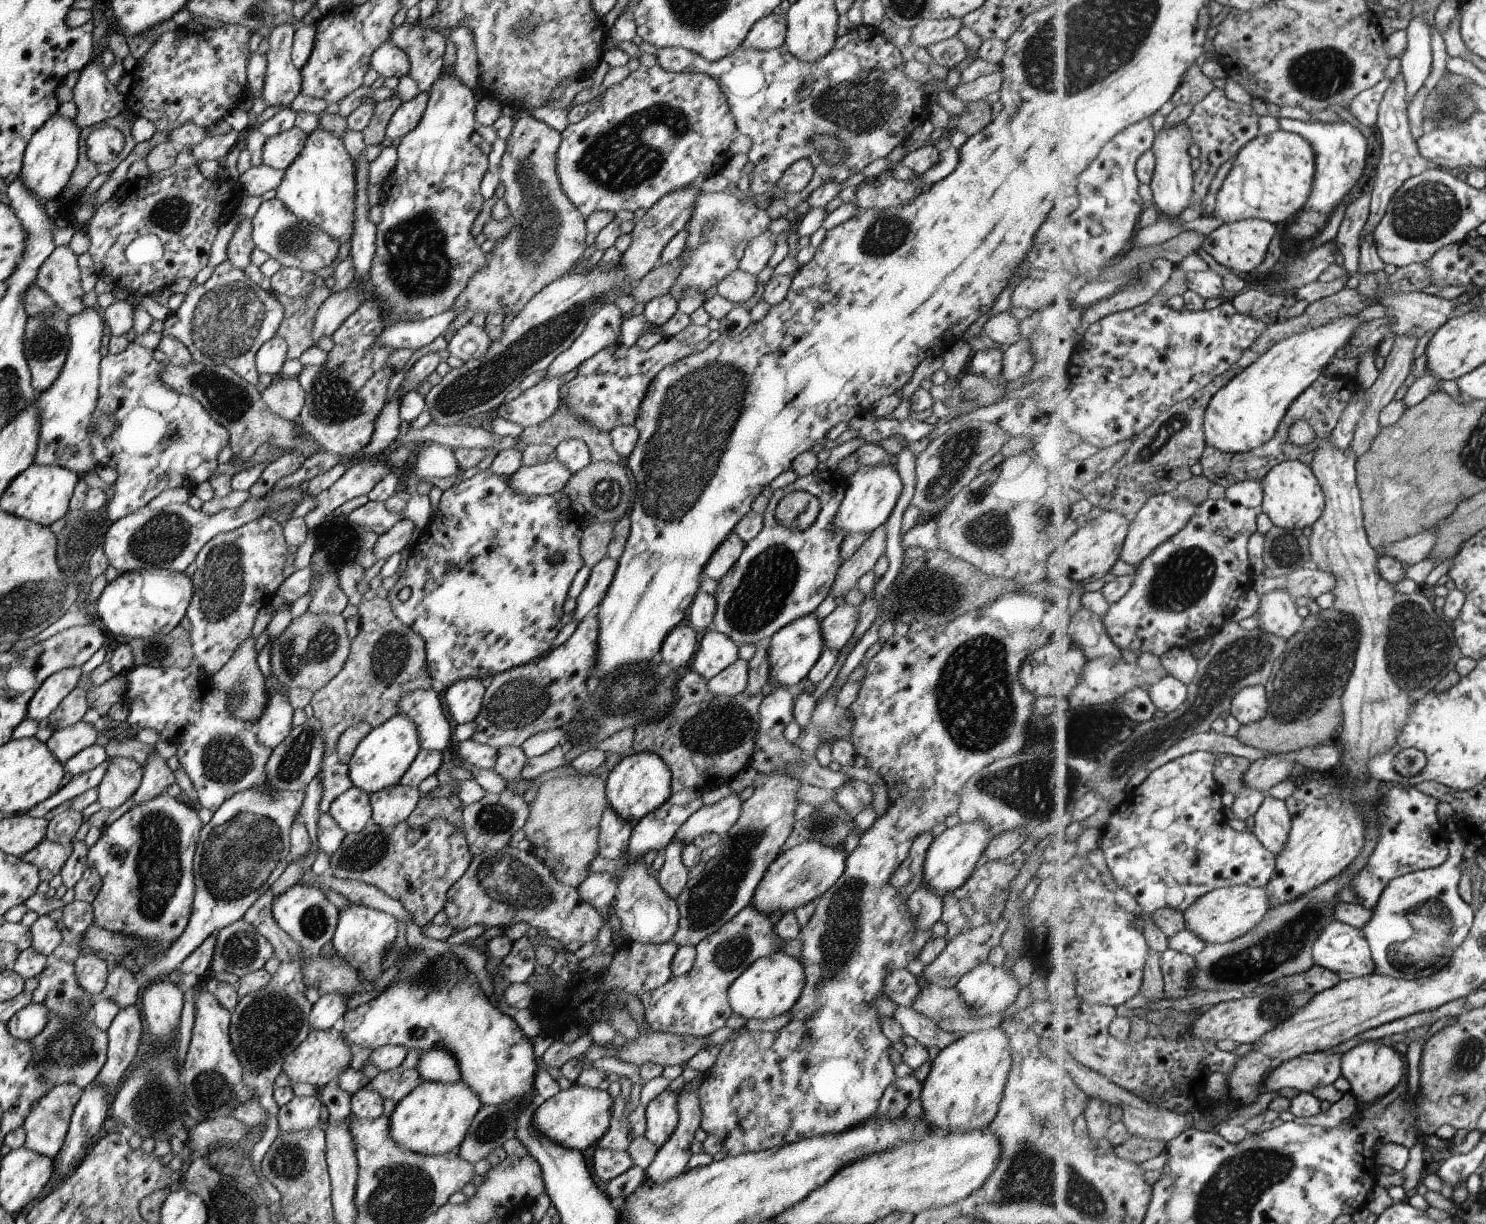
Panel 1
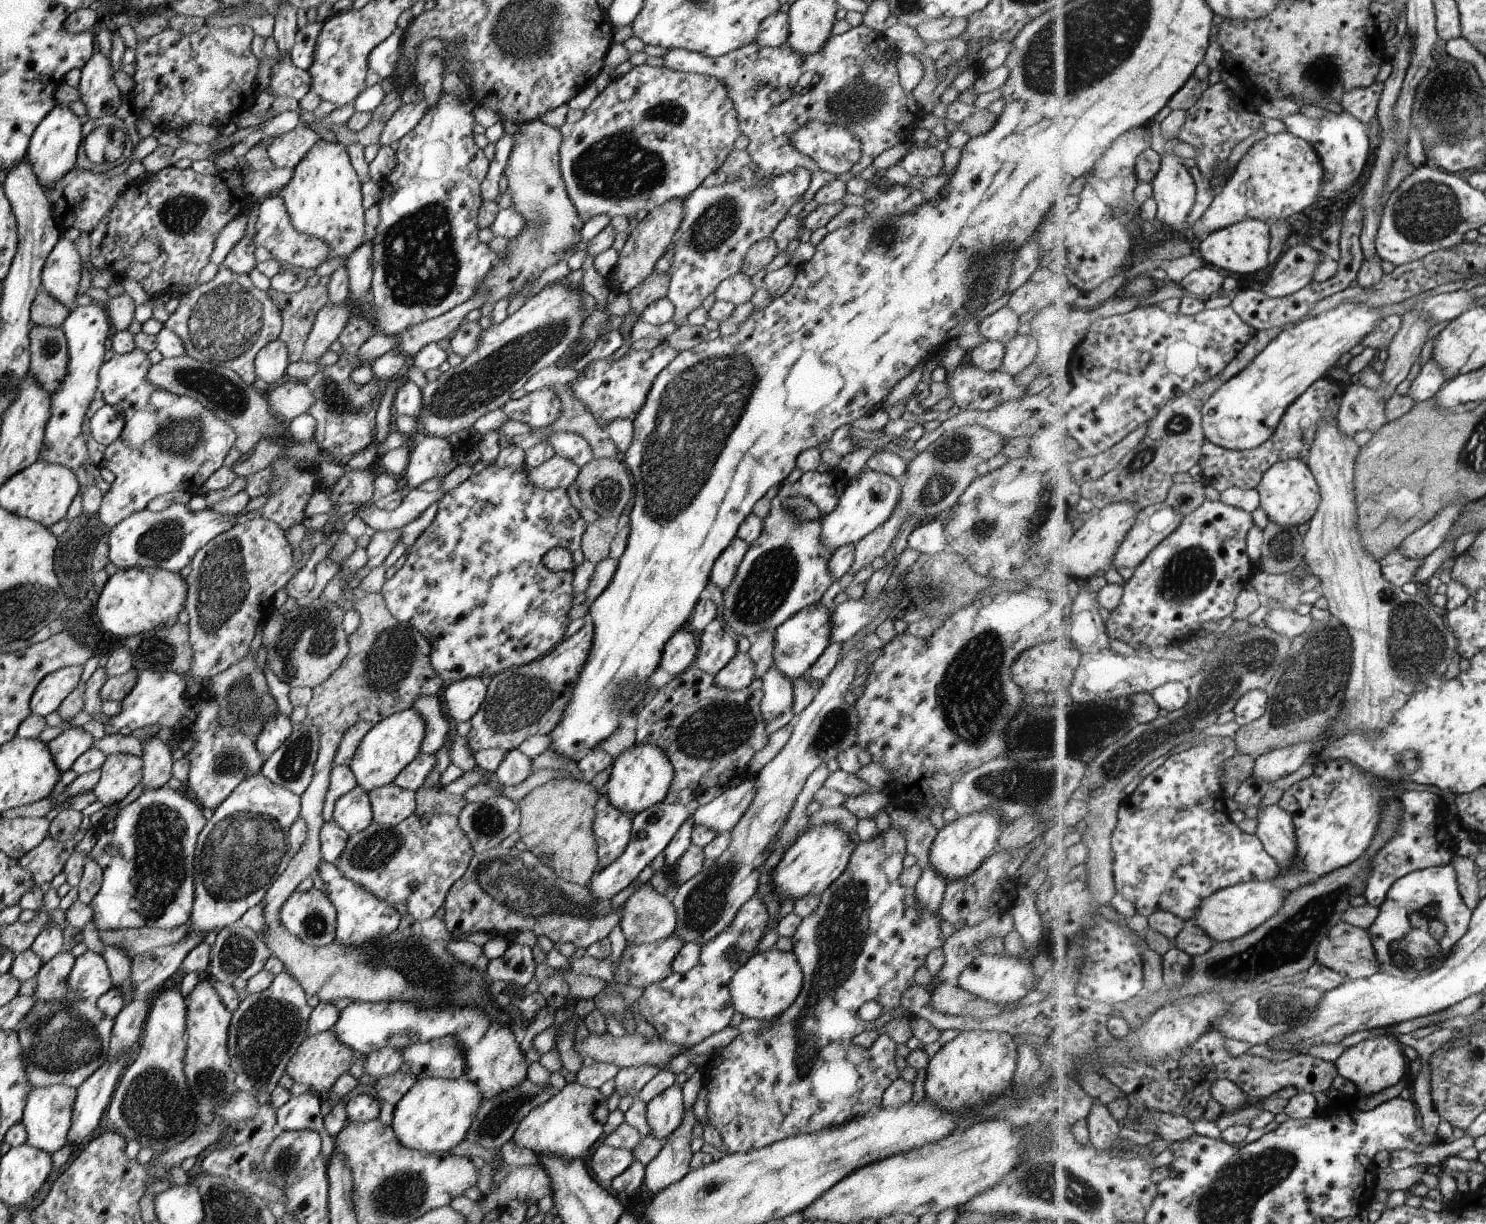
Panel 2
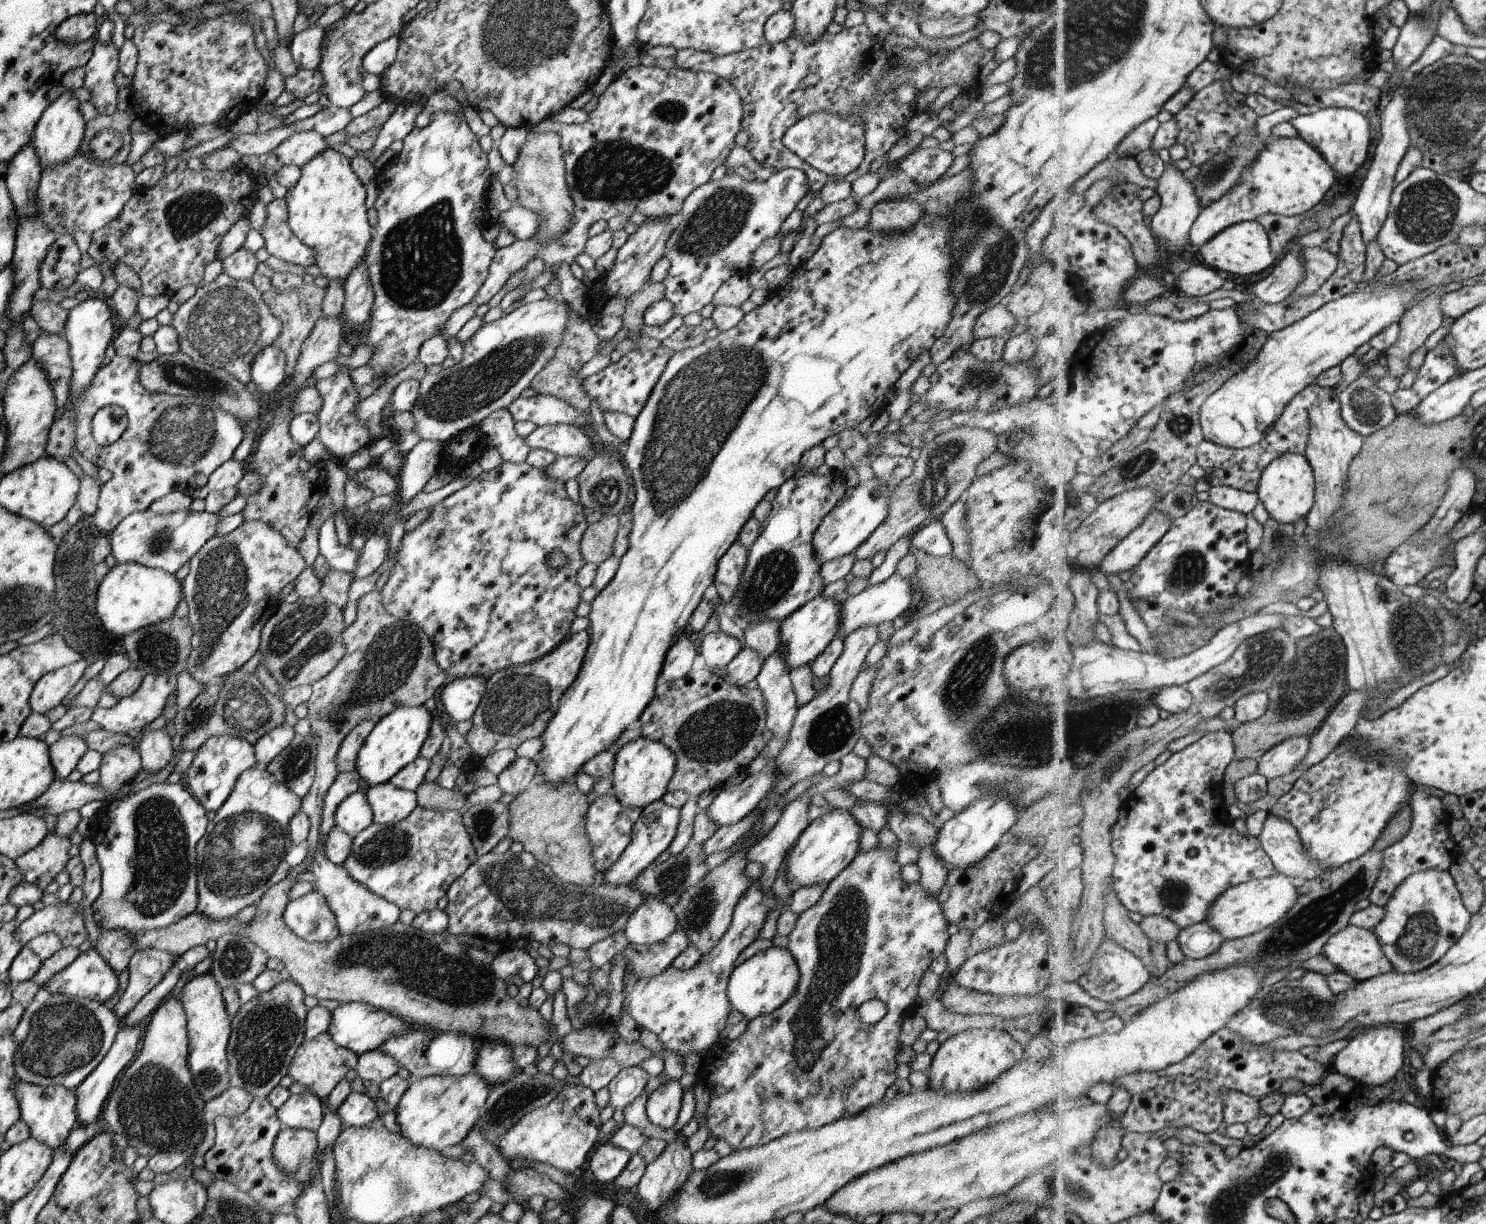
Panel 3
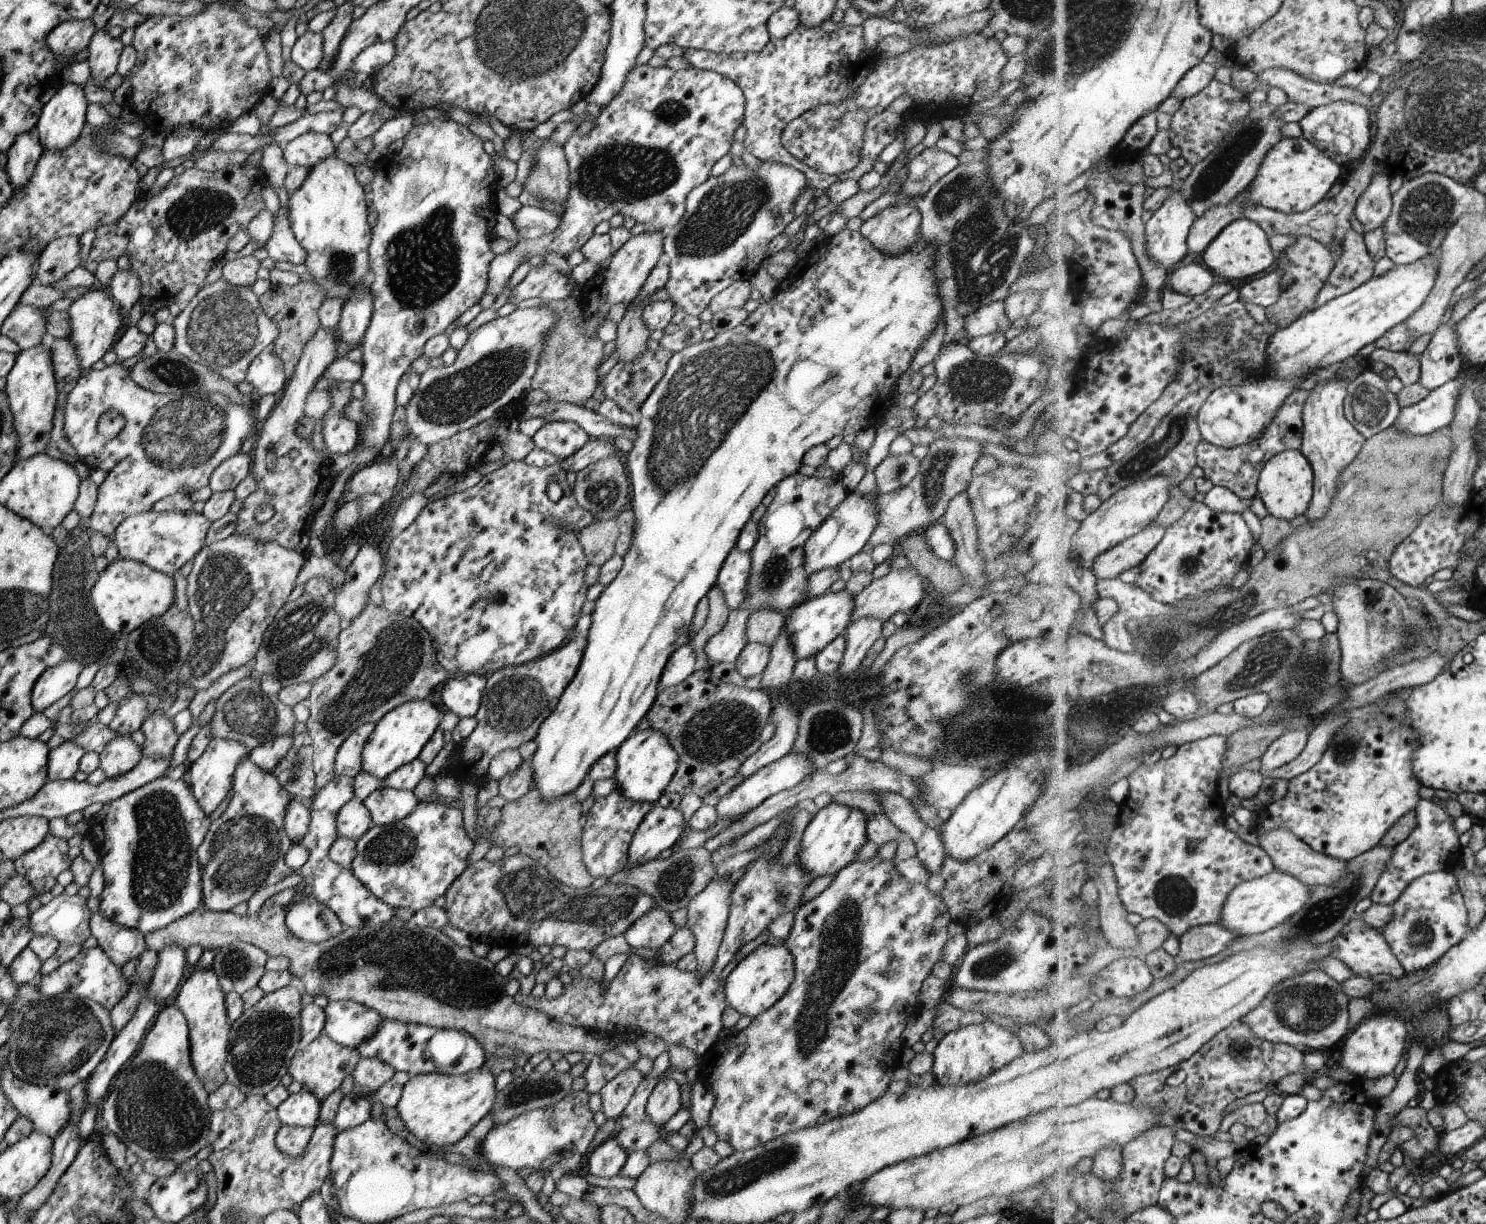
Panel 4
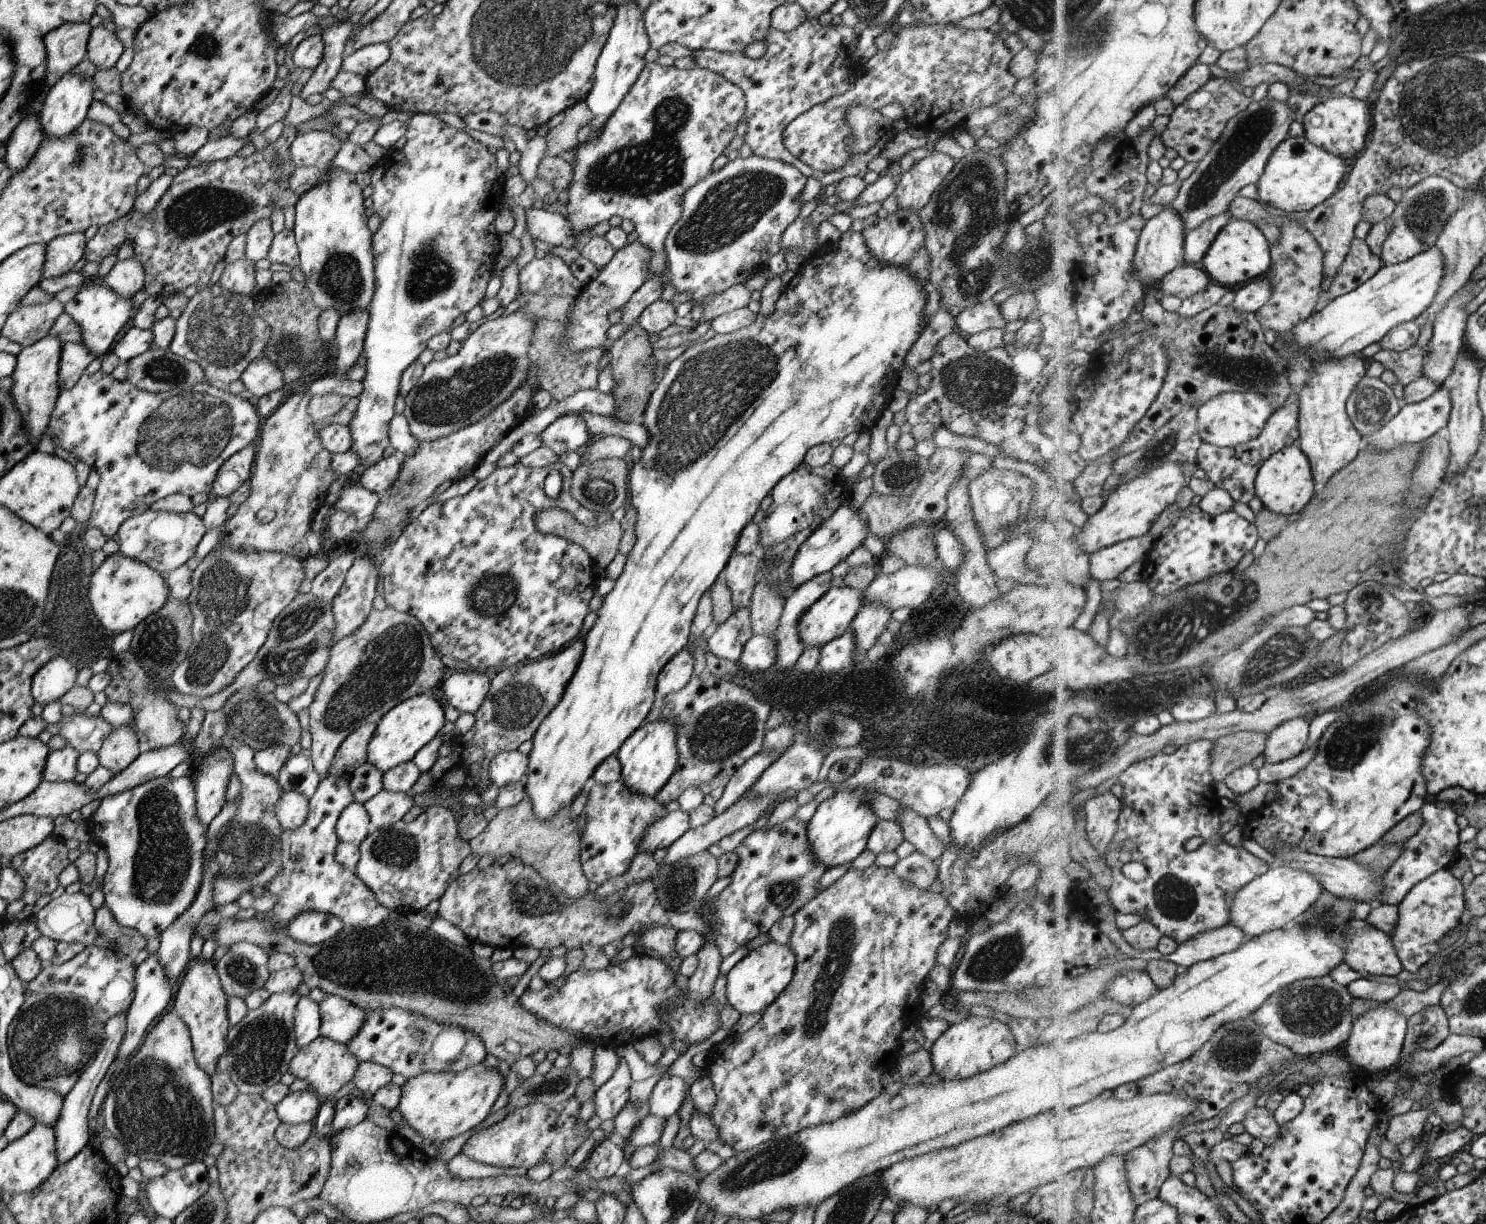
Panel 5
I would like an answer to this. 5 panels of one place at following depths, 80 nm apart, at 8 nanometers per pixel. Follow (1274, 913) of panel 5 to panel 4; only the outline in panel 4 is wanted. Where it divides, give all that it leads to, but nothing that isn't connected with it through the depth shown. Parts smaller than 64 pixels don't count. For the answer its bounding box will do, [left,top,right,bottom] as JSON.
[1220,868,1311,937]

